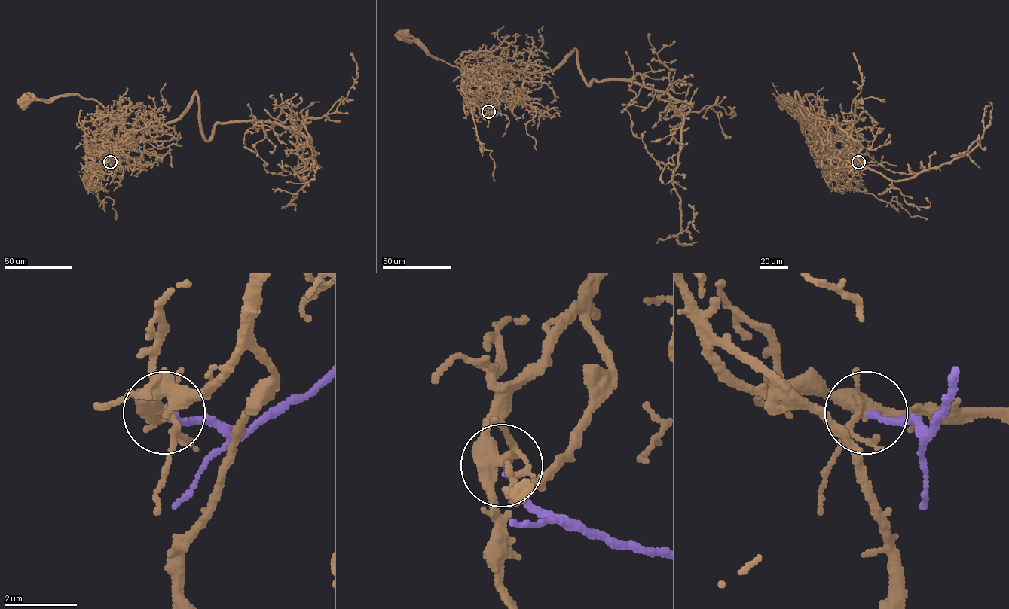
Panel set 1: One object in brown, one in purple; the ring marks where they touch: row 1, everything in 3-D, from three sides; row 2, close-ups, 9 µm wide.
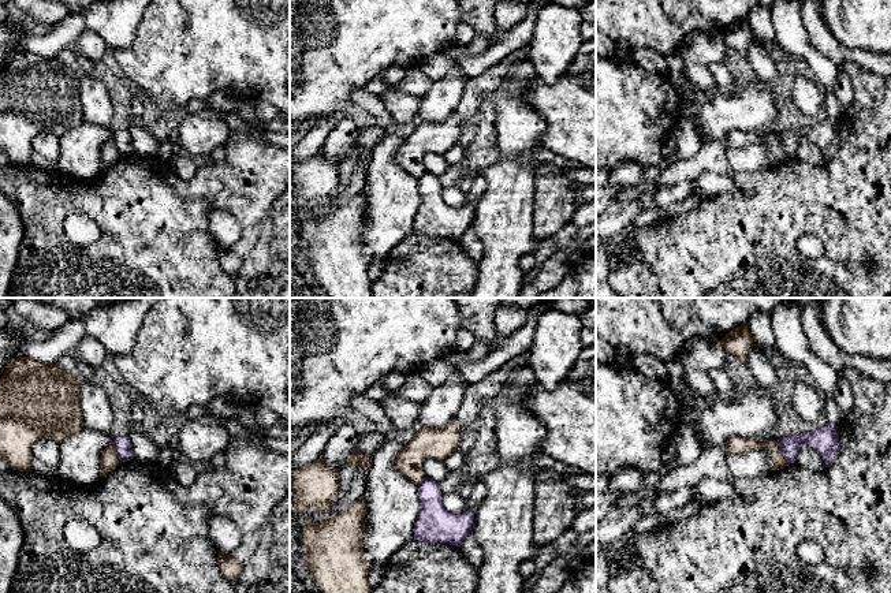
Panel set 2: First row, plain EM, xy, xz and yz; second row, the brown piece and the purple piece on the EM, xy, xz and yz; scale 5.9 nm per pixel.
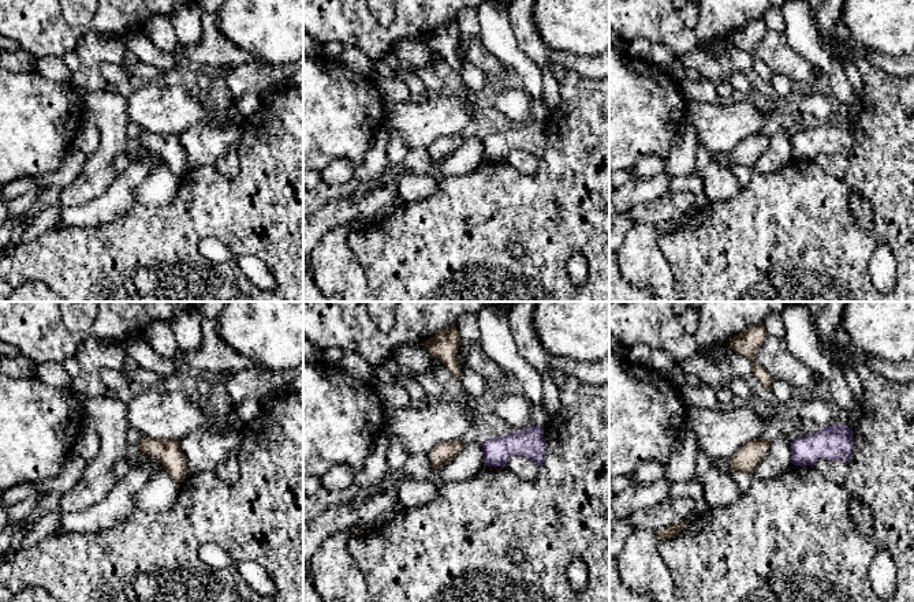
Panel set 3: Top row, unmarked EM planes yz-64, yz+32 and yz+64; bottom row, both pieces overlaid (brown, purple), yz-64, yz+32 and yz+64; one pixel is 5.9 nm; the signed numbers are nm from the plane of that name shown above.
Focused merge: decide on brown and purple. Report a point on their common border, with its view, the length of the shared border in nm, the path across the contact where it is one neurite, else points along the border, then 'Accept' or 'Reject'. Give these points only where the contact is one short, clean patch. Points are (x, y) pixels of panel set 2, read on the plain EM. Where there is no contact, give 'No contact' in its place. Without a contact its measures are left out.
Touches brown at yz (780, 146). Shared border 160 nm. Boundary: yz (776, 134), (778, 144), (789, 157). Reject

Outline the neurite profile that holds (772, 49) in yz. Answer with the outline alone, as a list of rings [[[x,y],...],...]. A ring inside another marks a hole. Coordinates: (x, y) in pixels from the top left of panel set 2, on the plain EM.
[[[775,41],[761,42],[760,45],[776,64],[786,57],[786,53]]]

